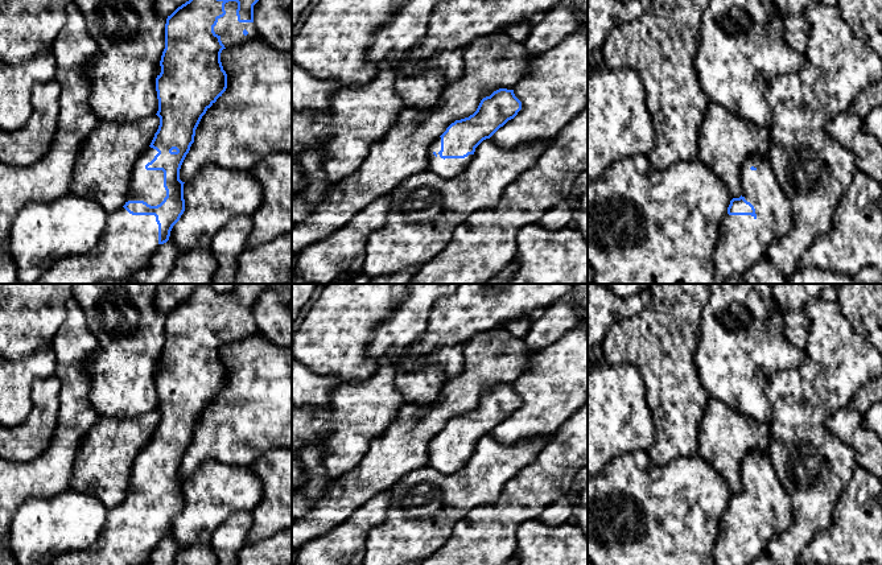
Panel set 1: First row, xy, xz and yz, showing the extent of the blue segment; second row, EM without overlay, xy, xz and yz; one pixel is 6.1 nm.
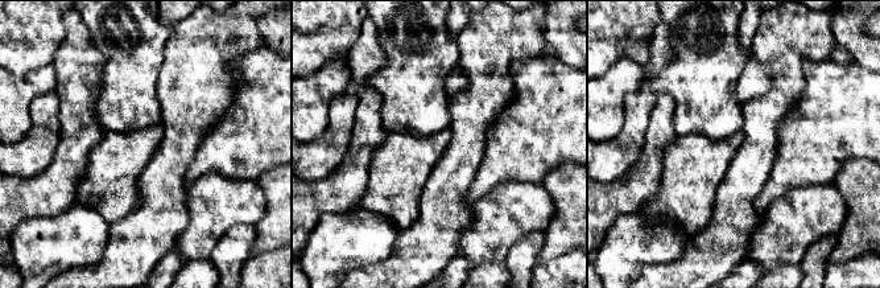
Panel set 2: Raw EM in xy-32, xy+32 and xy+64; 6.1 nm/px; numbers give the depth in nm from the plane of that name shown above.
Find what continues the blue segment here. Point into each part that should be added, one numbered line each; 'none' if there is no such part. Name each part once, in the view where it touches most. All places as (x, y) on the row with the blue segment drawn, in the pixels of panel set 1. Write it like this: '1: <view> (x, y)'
1: xy (147, 185)

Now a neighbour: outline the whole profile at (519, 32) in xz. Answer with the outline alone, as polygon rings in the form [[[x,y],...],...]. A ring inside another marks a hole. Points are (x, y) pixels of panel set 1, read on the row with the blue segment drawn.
[[[537,18],[526,22],[514,24],[508,26],[504,33],[507,33],[516,42],[524,42],[529,32],[532,30],[536,20]]]

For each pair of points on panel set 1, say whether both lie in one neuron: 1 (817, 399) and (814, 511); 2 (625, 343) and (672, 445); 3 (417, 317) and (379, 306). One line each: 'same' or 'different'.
1: same
2: same
3: different

